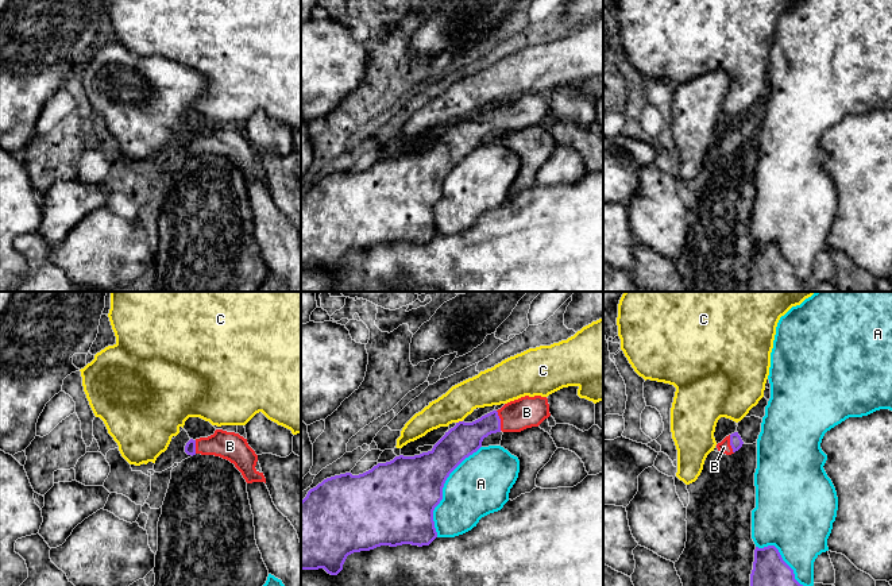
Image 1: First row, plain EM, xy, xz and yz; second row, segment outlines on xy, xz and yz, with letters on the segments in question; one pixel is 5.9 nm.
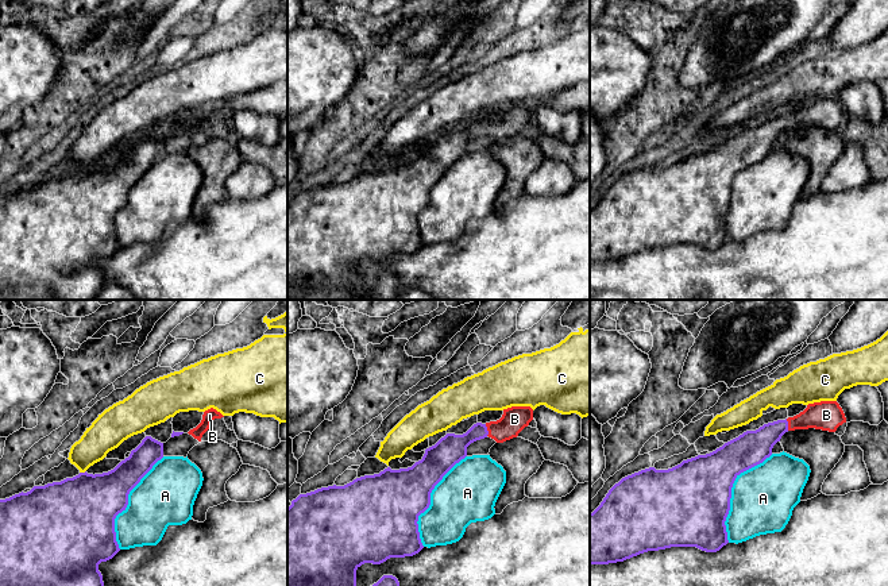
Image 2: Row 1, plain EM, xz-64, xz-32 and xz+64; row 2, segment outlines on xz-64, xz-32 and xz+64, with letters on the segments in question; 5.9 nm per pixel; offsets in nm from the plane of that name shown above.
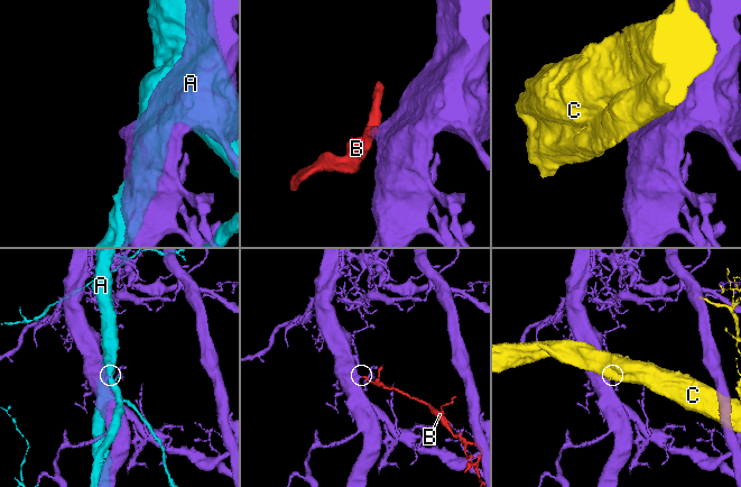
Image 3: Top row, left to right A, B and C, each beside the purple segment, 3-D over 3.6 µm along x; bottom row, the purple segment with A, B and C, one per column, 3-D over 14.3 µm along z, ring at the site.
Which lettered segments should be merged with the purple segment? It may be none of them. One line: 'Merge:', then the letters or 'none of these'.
Merge: B

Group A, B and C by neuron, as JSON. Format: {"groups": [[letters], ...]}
{"groups": [["A"], ["B"], ["C"]]}

